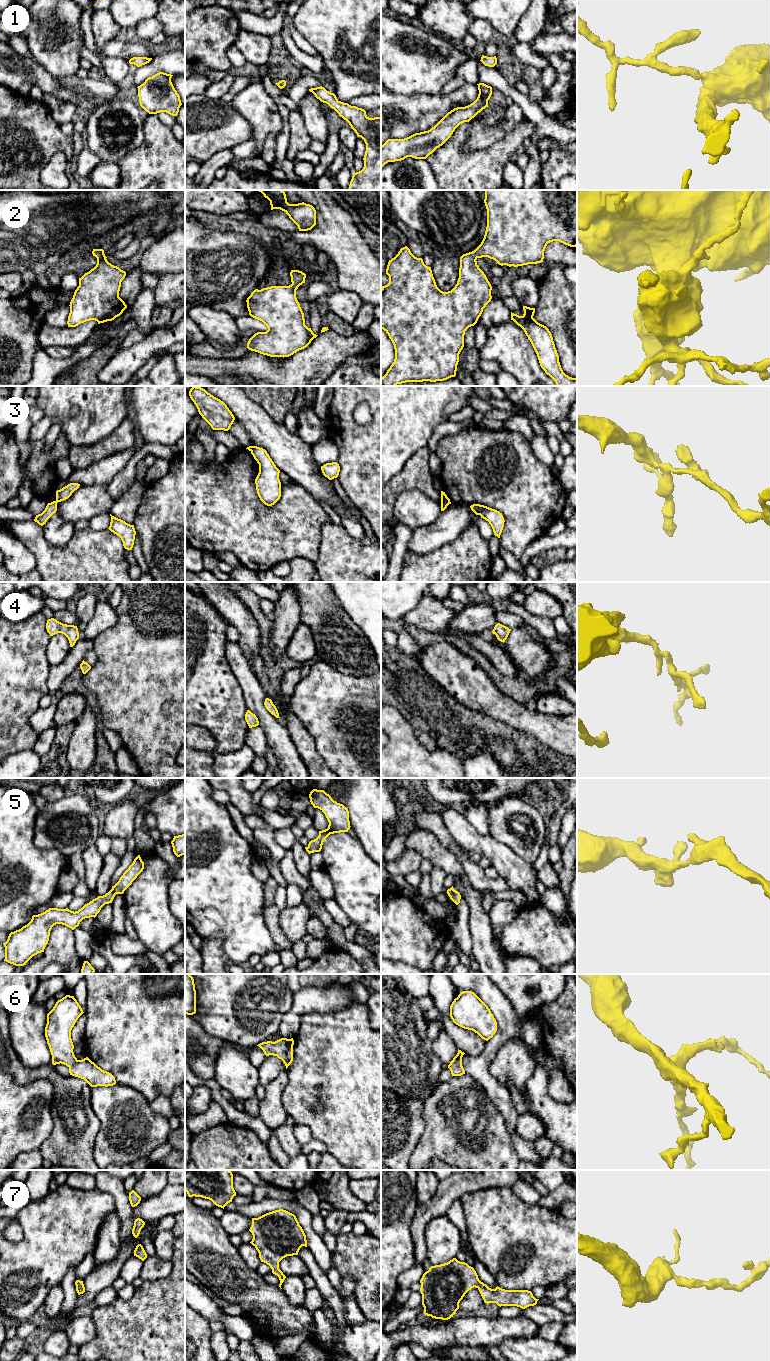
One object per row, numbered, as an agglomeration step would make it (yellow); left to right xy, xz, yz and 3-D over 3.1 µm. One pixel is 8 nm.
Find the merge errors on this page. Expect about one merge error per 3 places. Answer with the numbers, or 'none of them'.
3

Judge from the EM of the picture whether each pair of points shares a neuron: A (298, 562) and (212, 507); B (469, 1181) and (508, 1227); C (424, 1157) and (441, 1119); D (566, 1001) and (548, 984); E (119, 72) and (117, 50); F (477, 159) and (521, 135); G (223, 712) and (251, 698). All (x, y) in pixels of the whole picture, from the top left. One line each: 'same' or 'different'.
A: different
B: different
C: same
D: different
E: different
F: same
G: different

